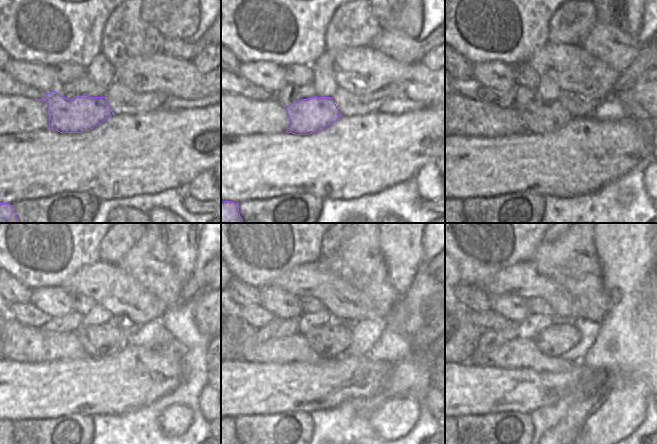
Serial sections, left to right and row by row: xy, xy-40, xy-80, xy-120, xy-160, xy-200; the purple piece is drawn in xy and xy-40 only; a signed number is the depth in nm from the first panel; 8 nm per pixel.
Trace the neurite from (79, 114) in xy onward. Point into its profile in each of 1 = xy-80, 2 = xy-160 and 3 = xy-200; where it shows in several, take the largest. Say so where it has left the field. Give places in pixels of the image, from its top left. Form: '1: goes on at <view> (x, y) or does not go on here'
1: goes on at xy-80 (537, 116)
2: goes on at xy-160 (330, 340)
3: goes on at xy-200 (554, 341)

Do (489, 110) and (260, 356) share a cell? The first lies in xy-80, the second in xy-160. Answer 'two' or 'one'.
one

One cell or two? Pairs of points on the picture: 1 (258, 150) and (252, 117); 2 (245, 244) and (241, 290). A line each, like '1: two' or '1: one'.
1: two
2: two

